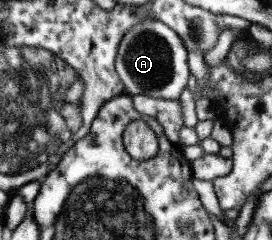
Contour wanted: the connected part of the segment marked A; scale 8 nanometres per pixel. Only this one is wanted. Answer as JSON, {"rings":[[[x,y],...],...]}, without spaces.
{"rings":[[[154,19],[133,26],[122,35],[114,59],[115,72],[123,83],[123,94],[144,94],[167,100],[179,98],[181,90],[187,87],[190,74],[186,62],[187,53],[179,36],[165,24]]]}

